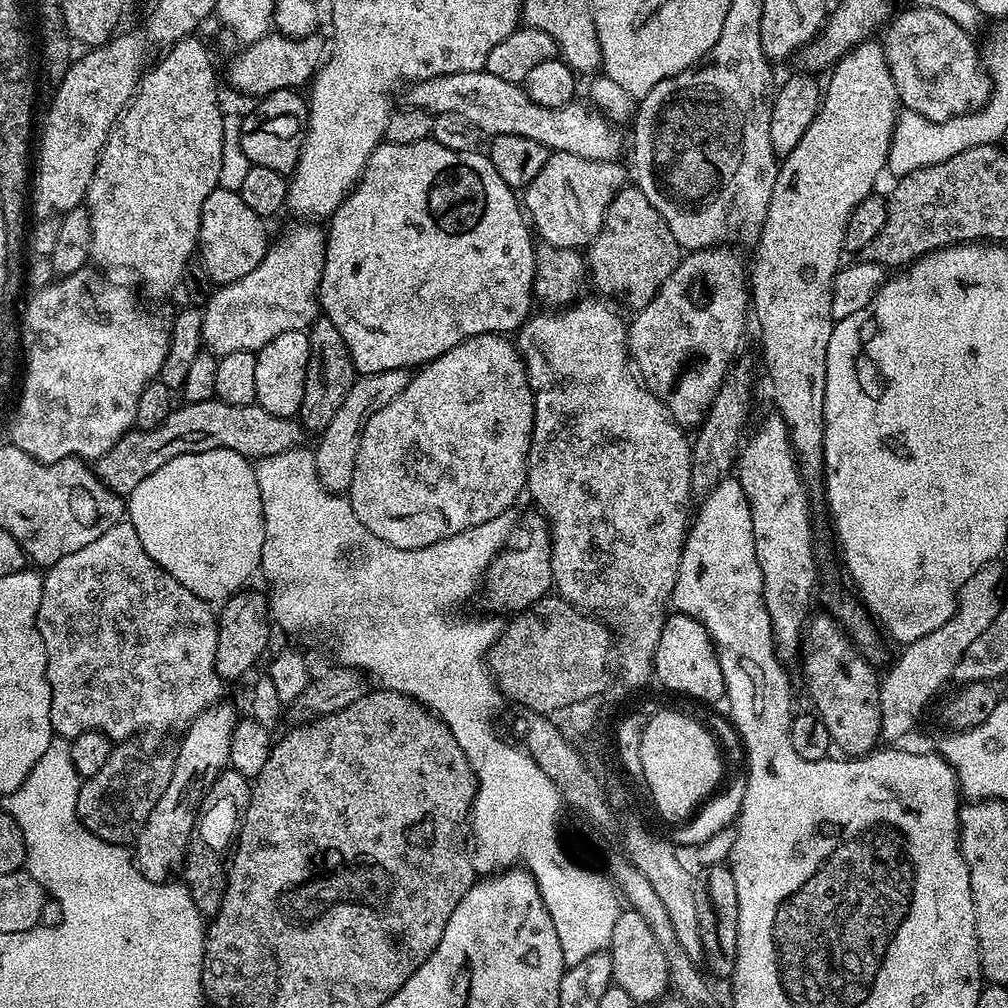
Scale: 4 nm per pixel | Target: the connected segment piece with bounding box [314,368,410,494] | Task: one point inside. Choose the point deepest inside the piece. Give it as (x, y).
(337, 450)

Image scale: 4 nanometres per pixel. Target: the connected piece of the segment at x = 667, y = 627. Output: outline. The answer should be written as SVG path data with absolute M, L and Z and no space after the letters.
M672 614L665 619L652 666L655 679L660 679L661 686L672 692L681 692L682 695L693 696L696 700L716 700L725 695L716 648L706 629L692 616Z

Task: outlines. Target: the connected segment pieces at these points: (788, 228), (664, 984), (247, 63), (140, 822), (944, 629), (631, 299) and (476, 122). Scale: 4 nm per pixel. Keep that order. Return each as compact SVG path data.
M869 38L862 41L856 47L850 49L846 55L841 56L832 65L827 73L828 84L823 85L822 99L818 114L814 114L814 122L806 126L806 134L802 134L802 139L790 154L779 161L776 169L776 181L774 182L774 194L770 198L770 206L766 210L764 225L760 228L760 238L755 241L756 261L750 264L750 308L754 313L754 324L760 327L760 352L764 355L764 368L768 371L768 380L772 383L772 400L776 403L775 411L786 422L790 442L792 443L792 453L796 456L796 465L800 467L800 476L805 482L812 480L819 481L824 475L824 391L826 390L826 350L830 350L830 334L834 323L830 314L830 302L832 301L832 283L836 273L842 267L840 255L845 255L844 231L848 228L850 218L854 210L864 199L873 195L876 179L888 167L889 142L892 140L892 131L896 125L898 115L898 105L900 96L894 86L894 78L890 74L890 66L886 62L883 43Z
M631 910L620 911L618 922L614 922L610 955L612 957L612 984L626 990L626 994L633 1002L637 1005L650 1006L656 1000L665 999L670 988L666 954L662 954L662 946L658 946L658 938L654 938L642 914Z
M269 34L253 44L241 47L240 53L228 64L228 80L240 92L263 98L283 88L300 90L315 77L322 63L319 35L303 38Z
M136 742L117 743L102 770L87 777L78 790L76 813L82 826L111 844L131 845L140 835L146 818L150 818L150 810L162 798L162 790L170 786L172 761L171 755L147 756L140 752Z
M993 562L982 570L970 574L970 578L966 578L966 582L962 586L956 602L956 613L950 618L950 622L942 622L942 626L938 626L938 630L930 630L930 634L926 634L926 638L918 638L914 642L903 645L901 652L904 653L897 658L896 665L888 673L883 673L880 681L880 693L878 694L878 710L880 711L879 739L881 741L900 742L896 740L902 739L915 726L916 719L923 714L924 707L928 704L928 699L944 683L949 683L952 680L954 666L958 666L962 654L966 654L966 649L989 628L990 622L994 622L994 618L998 618L1002 599L1002 593L999 592L1000 568L998 565L999 563Z
M625 186L610 202L602 230L586 249L586 272L591 283L593 280L605 292L600 291L605 297L617 296L632 310L639 310L654 299L681 259L679 242L670 234L670 226L666 226L662 214L650 206L650 198L640 188Z
M486 70L418 80L408 90L407 103L411 107L425 108L433 114L462 114L466 122L470 122L489 137L522 134L522 138L542 142L542 146L546 146L549 153L578 154L578 158L591 160L619 161L620 155L623 152L625 155L626 152L625 133L623 136L616 129L619 127L603 116L597 108L587 103L580 104L581 102L557 108L538 106L538 102L534 102L534 98L530 98L521 85L505 82L503 78L494 78L494 74Z

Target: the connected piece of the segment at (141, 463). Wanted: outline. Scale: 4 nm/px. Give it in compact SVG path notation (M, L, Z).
M213 398L206 402L194 402L193 404L184 402L181 405L181 408L180 405L173 407L171 414L158 426L133 430L122 438L118 438L118 442L114 442L114 446L110 450L106 450L106 454L102 454L99 460L95 461L96 475L111 492L115 492L121 498L127 498L134 490L134 486L138 486L138 482L142 482L142 478L150 478L150 474L154 474L154 470L166 466L166 462L170 462L170 458L178 458L182 454L198 454L206 450L221 448L222 450L234 450L249 458L263 458L284 452L287 448L295 448L301 443L302 428L295 419L270 414L261 404L230 406L226 402Z

